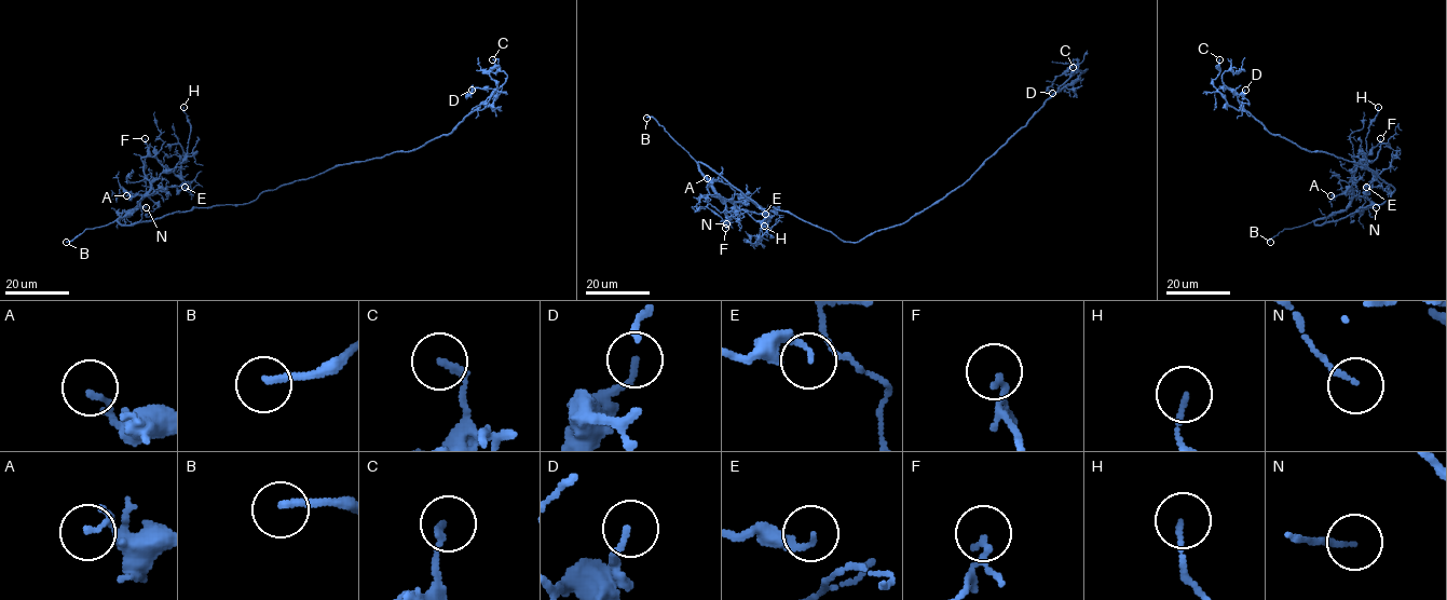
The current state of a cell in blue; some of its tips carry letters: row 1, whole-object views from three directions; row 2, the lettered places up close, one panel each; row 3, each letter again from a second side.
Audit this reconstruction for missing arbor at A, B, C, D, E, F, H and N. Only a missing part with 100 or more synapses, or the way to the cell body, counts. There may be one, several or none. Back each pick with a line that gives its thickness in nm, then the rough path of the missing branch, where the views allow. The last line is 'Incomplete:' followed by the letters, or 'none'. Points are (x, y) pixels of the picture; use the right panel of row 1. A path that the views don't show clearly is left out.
B: 190 nm | (1270, 242), (1277, 237), (1320, 261), (1341, 264)
Incomplete: B

